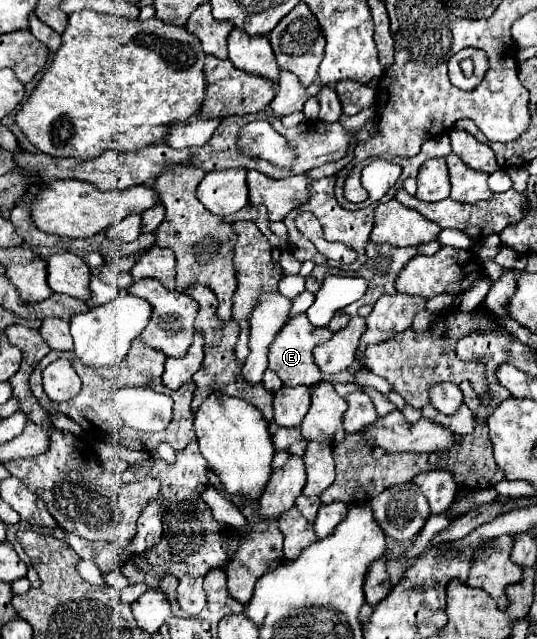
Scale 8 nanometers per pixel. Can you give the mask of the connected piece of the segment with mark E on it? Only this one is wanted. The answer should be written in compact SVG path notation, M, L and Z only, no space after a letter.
M295 315L287 321L287 325L281 329L281 333L275 337L271 351L269 351L269 369L275 371L281 381L289 387L295 385L313 385L317 381L321 381L321 371L315 365L313 359L313 349L325 341L329 341L333 333L327 327L313 327L307 319L307 315Z

